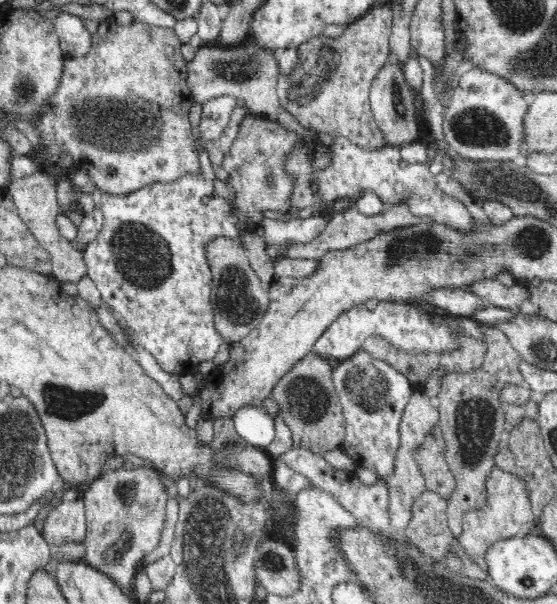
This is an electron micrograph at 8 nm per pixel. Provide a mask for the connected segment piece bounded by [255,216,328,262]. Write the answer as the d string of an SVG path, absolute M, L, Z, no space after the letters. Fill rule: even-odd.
M311 216L304 219L280 221L280 219L262 218L255 229L262 234L266 255L270 261L286 257L285 252L290 243L309 243L316 238L327 225L324 216Z

